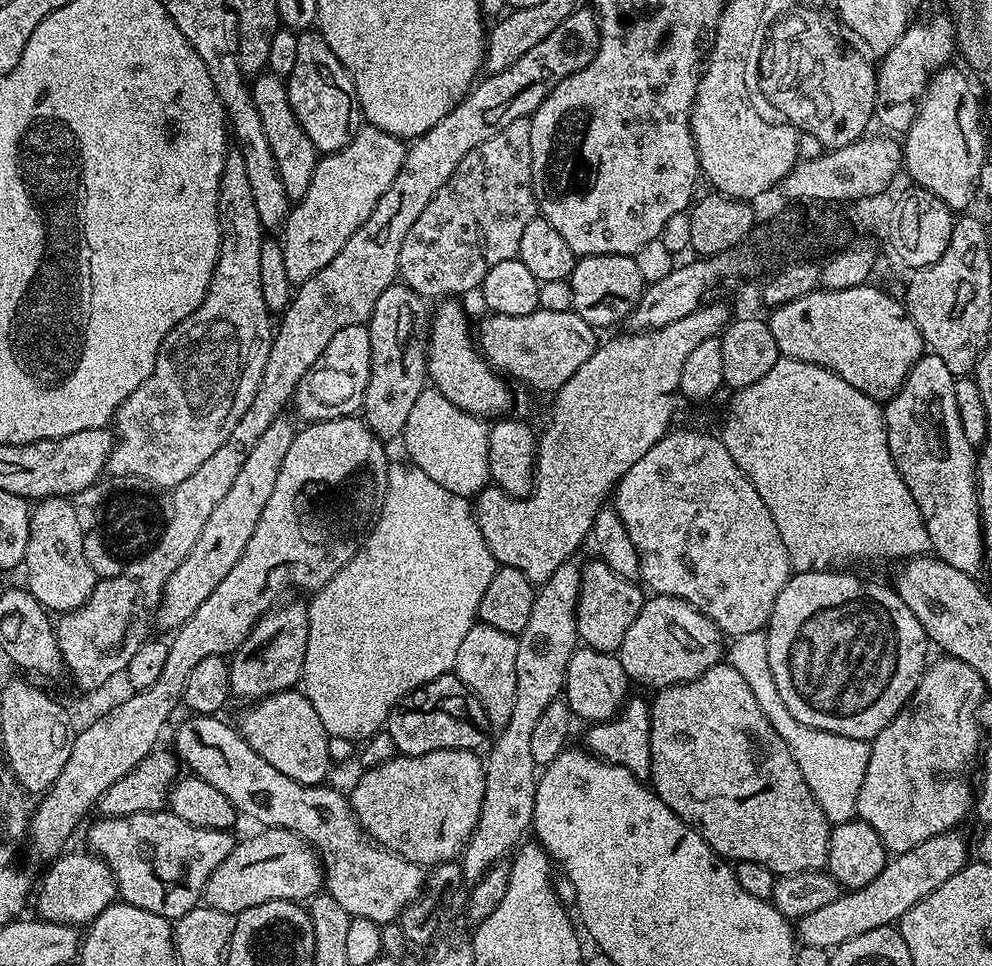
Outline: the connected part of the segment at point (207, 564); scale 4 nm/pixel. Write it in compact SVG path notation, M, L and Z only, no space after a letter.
M281 418L270 422L270 427L263 432L262 438L250 450L242 470L234 477L234 483L230 491L222 497L222 502L214 506L210 513L210 519L206 526L202 526L202 534L198 542L194 542L194 550L186 554L182 566L174 570L164 587L164 593L160 599L160 608L157 610L154 620L169 630L181 628L210 598L210 594L230 574L230 569L238 558L242 558L242 550L246 550L246 542L250 542L250 534L254 534L254 526L258 526L258 518L262 518L262 510L266 510L266 502L270 499L270 490L274 490L274 482L278 479L278 470L282 470L282 462L286 458L286 450L290 450L290 442L294 442L297 425L292 425L288 418Z

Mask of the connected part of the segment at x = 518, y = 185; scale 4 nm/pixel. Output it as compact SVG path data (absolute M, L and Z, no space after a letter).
M527 116L514 118L506 130L498 130L494 138L482 142L482 146L474 146L474 150L458 162L458 170L446 178L446 186L430 198L430 206L418 214L418 222L410 226L398 254L398 276L407 288L425 298L460 298L463 292L475 293L488 271L498 266L498 262L519 257L518 242L522 242L526 225L538 215L536 195L532 189L531 125Z

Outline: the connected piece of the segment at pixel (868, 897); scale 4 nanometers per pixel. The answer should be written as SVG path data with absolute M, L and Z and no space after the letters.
M960 830L943 832L934 838L926 838L926 842L918 842L914 850L893 855L887 866L864 888L845 891L830 906L822 906L822 910L814 910L800 917L794 924L794 936L800 944L834 949L842 942L850 942L850 938L858 938L858 934L866 934L866 930L878 930L895 925L922 898L926 898L942 882L954 878L958 870L969 863L968 844Z

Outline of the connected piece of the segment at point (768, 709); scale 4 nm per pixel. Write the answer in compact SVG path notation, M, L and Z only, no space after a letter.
M750 632L735 637L727 645L726 663L734 666L742 678L746 678L746 686L750 686L754 698L758 698L758 706L762 706L762 714L778 730L782 742L792 751L794 762L798 762L798 770L802 770L802 778L806 778L806 786L810 786L810 794L822 806L822 814L826 814L829 825L835 826L853 819L856 816L858 790L862 790L862 778L866 778L866 762L870 762L869 741L845 736L833 736L817 728L806 726L786 710L786 702L782 702L782 694L778 694L778 686L774 686L774 674L770 670L770 650L767 635Z

